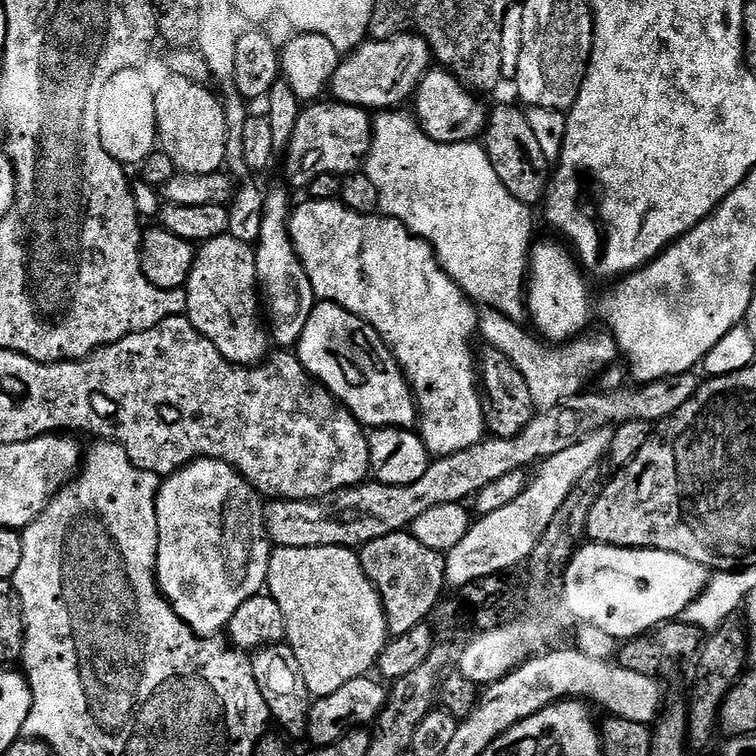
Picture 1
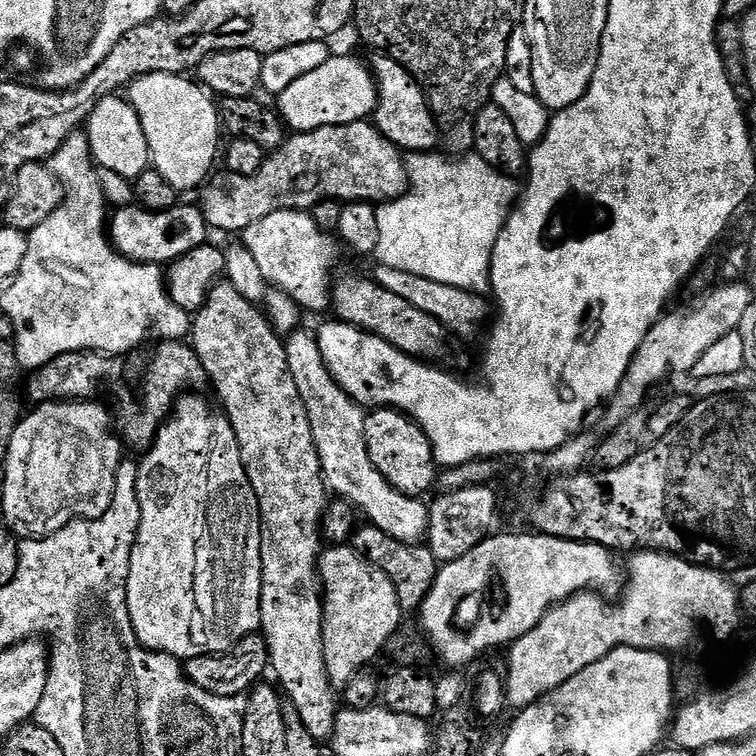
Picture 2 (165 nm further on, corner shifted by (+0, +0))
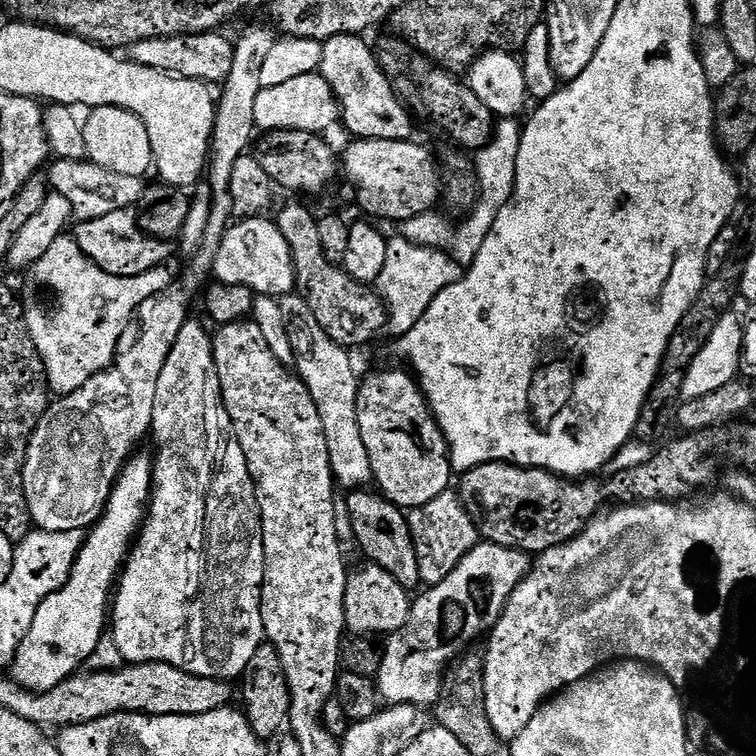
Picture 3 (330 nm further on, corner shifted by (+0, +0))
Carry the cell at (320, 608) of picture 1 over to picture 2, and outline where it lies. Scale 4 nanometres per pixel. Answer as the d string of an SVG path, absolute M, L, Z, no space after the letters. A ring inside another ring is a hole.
M328 546L321 551L320 554L320 581L324 584L324 653L326 654L326 670L328 677L332 683L333 688L343 690L350 682L350 678L354 678L354 674L365 671L369 667L368 664L377 655L378 657L383 653L386 642L390 638L390 634L394 634L402 626L402 609L400 606L400 599L398 598L398 590L396 583L393 582L382 569L376 564L369 562L362 553L356 551L351 546Z

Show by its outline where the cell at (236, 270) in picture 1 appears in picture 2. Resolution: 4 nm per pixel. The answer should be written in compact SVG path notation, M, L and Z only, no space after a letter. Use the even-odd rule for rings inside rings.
M218 282L208 292L206 302L194 313L194 319L190 324L190 343L196 352L196 357L202 362L205 377L216 387L216 396L220 399L223 415L228 417L230 426L238 438L238 450L242 454L242 462L246 474L250 478L250 486L254 486L254 494L258 498L260 507L260 525L262 526L262 594L260 595L260 632L268 647L268 662L271 671L276 671L282 685L283 695L287 703L294 705L306 730L314 734L314 738L321 742L331 741L334 722L338 711L338 692L333 688L328 671L326 670L326 654L324 653L324 584L320 581L320 554L322 551L322 521L324 510L330 503L330 492L324 483L321 471L320 454L314 444L314 434L310 430L310 418L306 414L306 406L302 402L302 394L298 392L298 386L294 384L294 378L288 369L288 355L284 349L284 340L273 330L268 322L268 317L257 305L242 298L238 290L227 282Z

